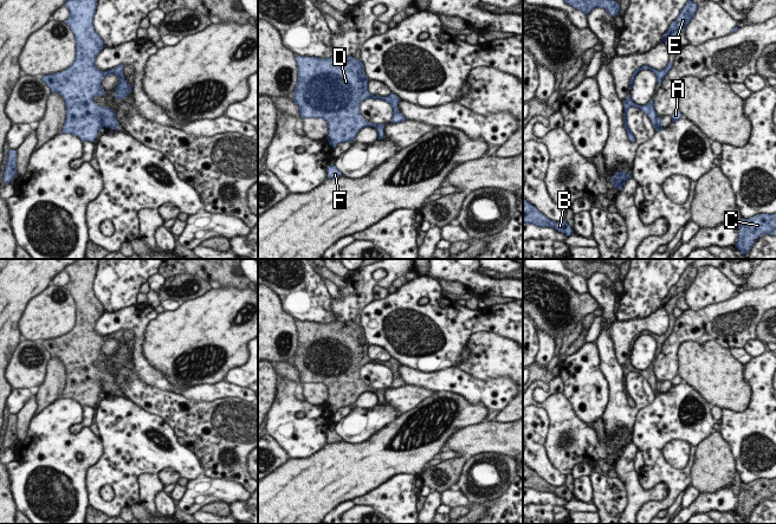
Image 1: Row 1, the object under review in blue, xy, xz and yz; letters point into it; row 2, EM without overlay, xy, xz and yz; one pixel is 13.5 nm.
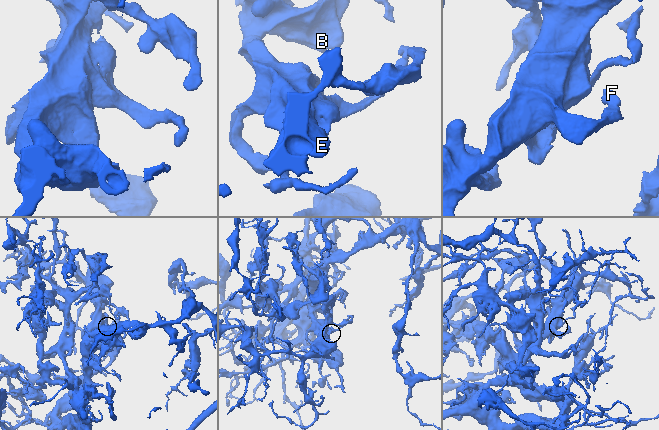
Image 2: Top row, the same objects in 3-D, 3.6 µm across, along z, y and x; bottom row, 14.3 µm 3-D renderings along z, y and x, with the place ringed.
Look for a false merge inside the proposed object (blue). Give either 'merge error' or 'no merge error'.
merge error

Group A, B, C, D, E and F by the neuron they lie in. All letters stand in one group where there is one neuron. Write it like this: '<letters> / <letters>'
A / B C D E F

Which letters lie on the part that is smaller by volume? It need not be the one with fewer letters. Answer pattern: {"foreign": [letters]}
{"foreign": ["A"]}

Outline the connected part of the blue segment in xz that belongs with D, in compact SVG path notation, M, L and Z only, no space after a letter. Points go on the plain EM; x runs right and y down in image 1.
M295 319L295 325L298 331L298 348L292 360L293 367L298 370L302 383L323 383L328 388L329 400L326 403L334 414L338 408L351 408L357 397L364 392L384 392L384 389L369 388L363 383L360 377L360 369L362 365L370 363L384 365L389 368L393 374L390 388L406 386L397 374L400 363L396 360L392 357L389 361L381 362L369 358L369 343L366 341L360 324L355 324L354 322L322 324L317 322L302 322Z

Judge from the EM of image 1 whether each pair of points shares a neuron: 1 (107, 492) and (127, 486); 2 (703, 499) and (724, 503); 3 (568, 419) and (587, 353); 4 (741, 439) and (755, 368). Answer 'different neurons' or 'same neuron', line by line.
1: different neurons
2: same neuron
3: different neurons
4: same neuron

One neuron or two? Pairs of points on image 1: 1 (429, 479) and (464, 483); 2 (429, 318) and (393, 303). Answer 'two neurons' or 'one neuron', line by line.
1: two neurons
2: one neuron

